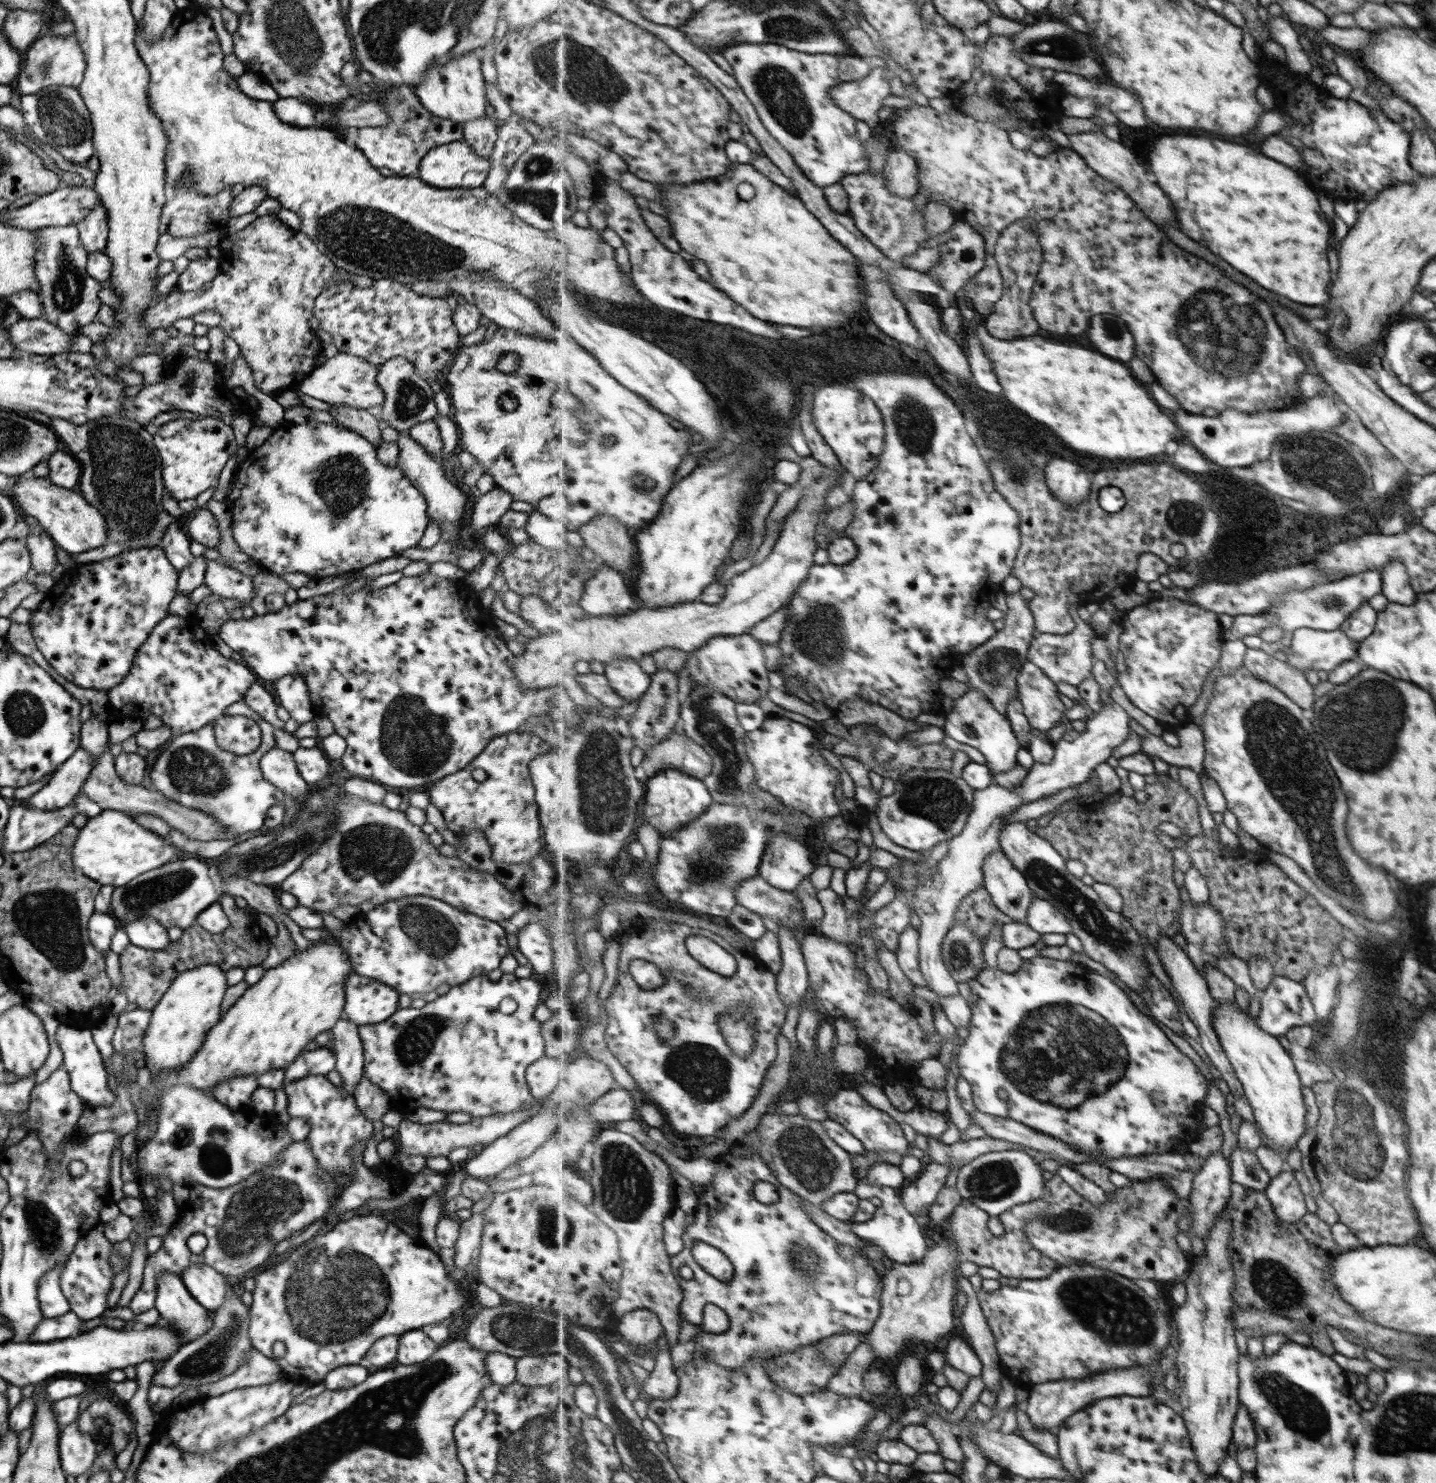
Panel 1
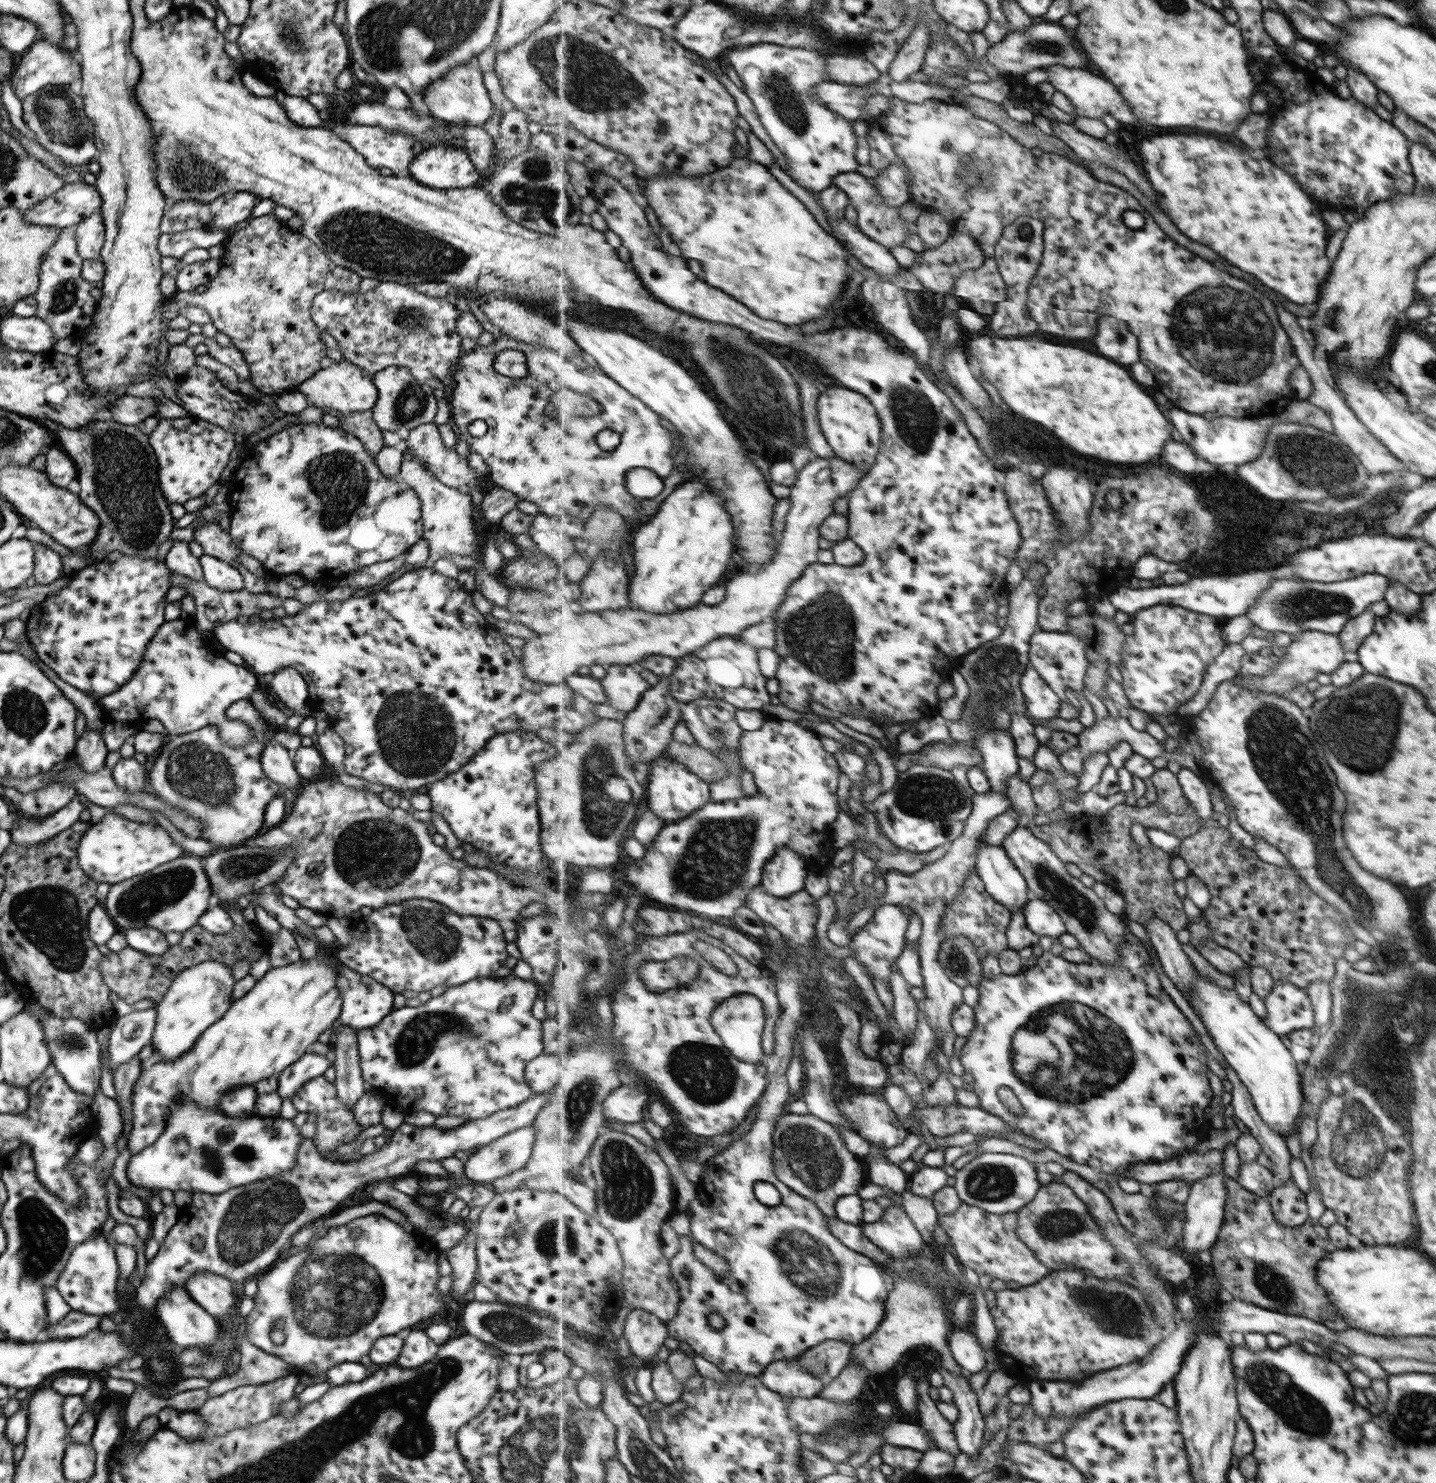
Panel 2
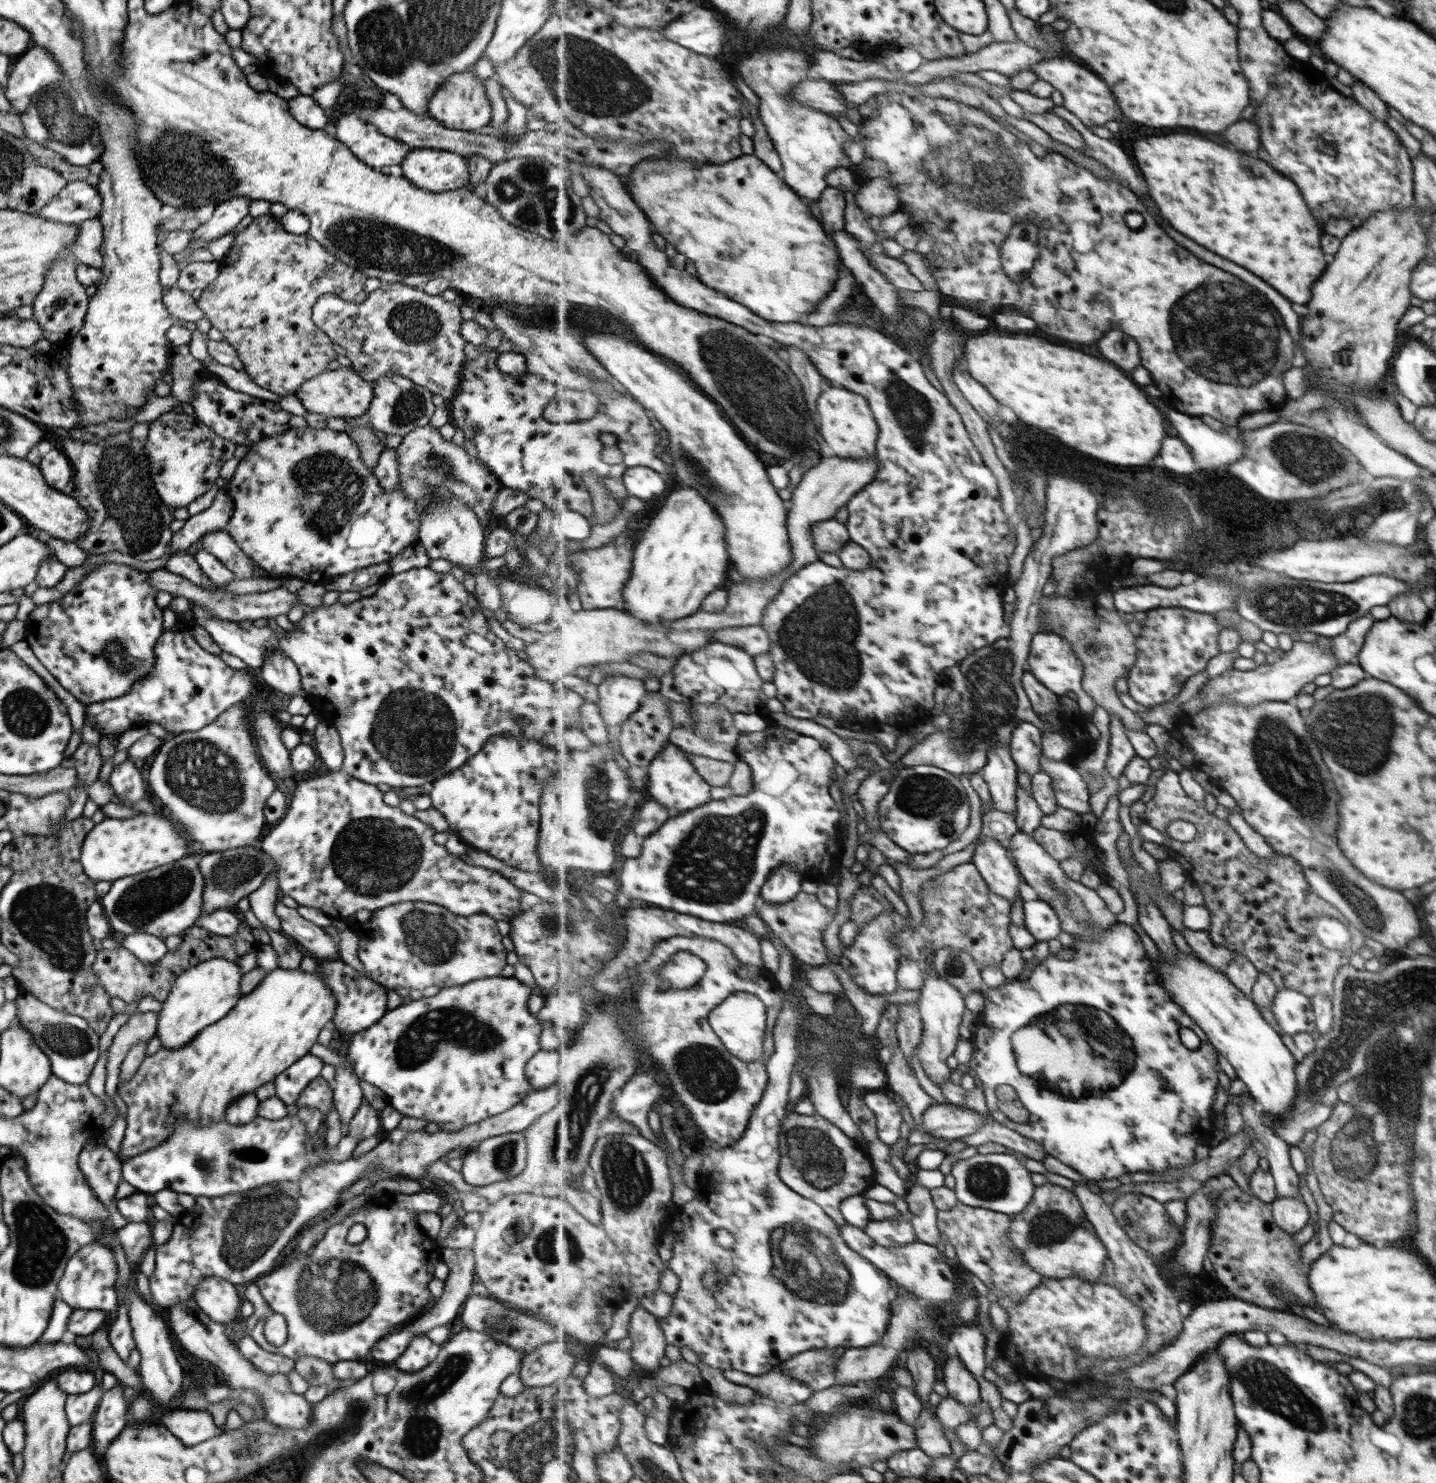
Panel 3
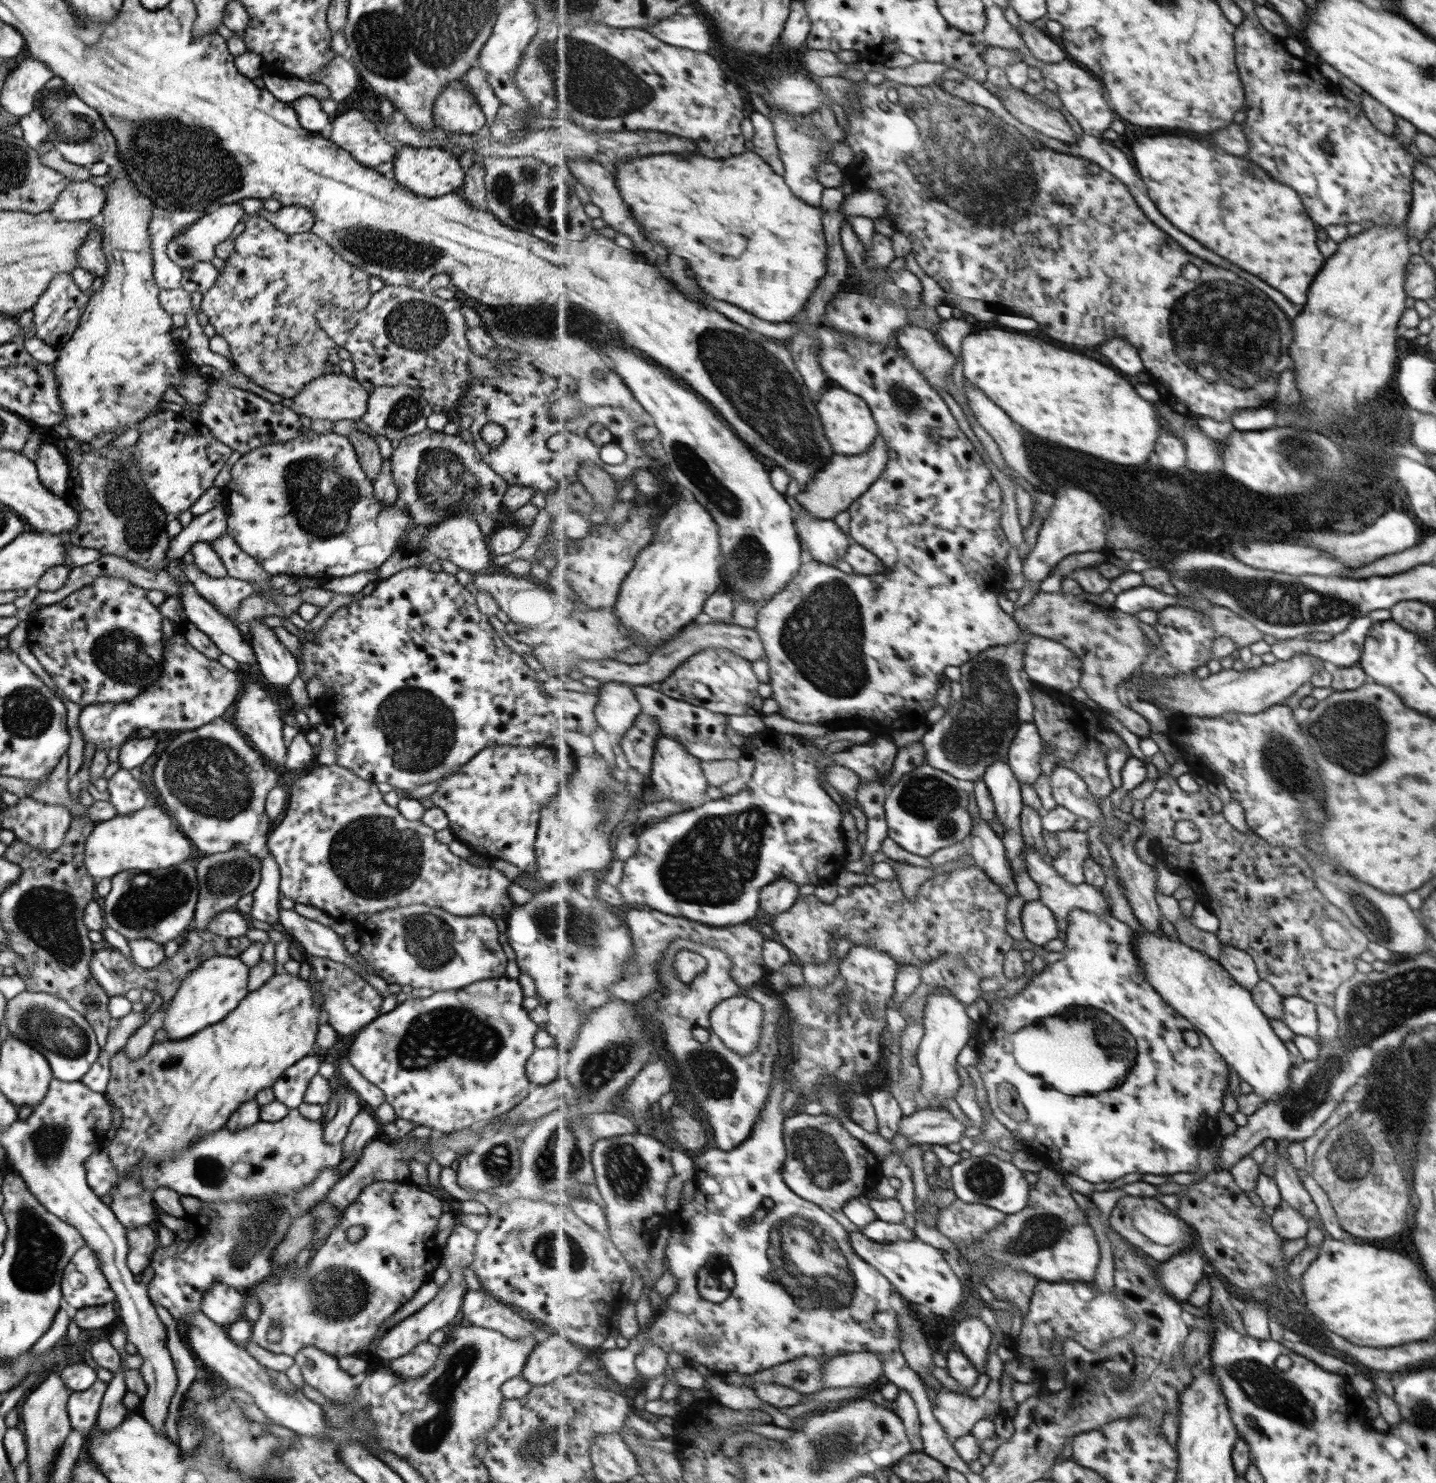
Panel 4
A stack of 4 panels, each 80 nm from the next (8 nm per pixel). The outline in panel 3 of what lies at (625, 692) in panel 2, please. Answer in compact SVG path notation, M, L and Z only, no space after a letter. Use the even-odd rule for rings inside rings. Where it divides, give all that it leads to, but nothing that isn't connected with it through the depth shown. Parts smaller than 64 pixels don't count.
M623 675L599 679L599 690L601 700L593 707L600 711L605 726L623 726L648 694L643 681Z

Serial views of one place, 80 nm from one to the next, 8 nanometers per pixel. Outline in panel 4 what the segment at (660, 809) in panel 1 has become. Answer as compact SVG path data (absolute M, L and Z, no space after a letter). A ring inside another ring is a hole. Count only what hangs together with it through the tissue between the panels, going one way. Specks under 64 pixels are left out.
M659 737L654 749L654 763L650 776L654 792L662 794L664 800L697 804L697 807L712 799L709 796L710 784L703 772L702 761L697 756L693 756L683 744L671 737Z

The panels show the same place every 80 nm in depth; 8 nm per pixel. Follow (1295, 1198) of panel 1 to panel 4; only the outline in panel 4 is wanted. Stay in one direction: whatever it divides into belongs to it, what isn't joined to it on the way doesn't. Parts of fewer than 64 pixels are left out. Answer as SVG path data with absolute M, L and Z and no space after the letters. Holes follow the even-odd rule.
M1280 1202L1278 1206L1275 1206L1275 1209L1270 1210L1270 1213L1273 1232L1283 1239L1297 1240L1299 1245L1307 1232L1308 1222L1304 1214L1297 1212L1284 1202Z

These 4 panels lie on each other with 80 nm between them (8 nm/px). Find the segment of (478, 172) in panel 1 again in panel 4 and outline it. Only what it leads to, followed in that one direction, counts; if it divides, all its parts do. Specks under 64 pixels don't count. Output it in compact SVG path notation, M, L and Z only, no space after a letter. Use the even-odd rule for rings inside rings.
M402 145L395 152L393 160L393 179L401 187L423 197L443 196L461 189L465 175L457 158L438 147L413 148Z

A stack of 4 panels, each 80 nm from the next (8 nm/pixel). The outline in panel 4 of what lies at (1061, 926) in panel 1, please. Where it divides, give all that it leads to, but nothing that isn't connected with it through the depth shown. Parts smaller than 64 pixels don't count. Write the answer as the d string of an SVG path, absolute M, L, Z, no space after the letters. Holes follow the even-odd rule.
M1041 899L1026 903L1022 923L1026 937L1034 945L1044 947L1059 936L1060 928L1053 910Z

